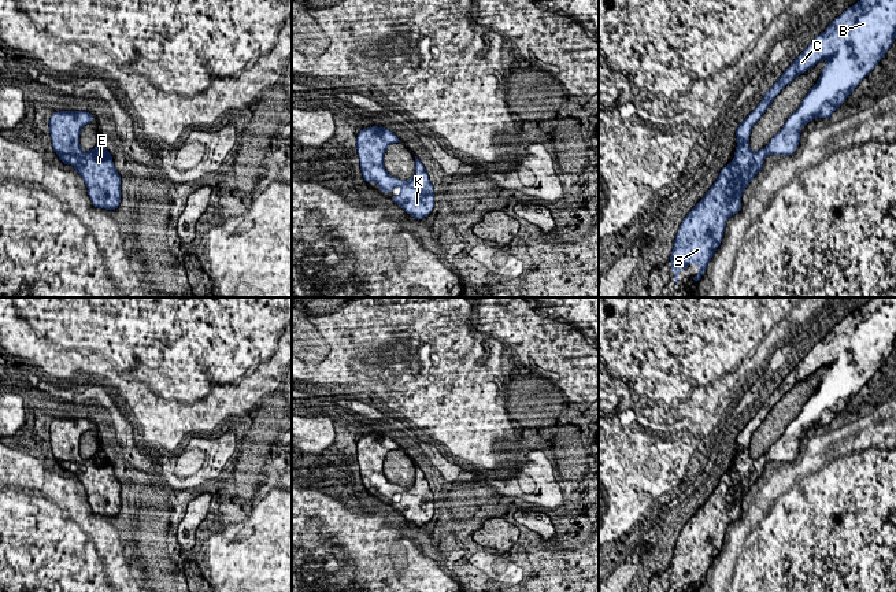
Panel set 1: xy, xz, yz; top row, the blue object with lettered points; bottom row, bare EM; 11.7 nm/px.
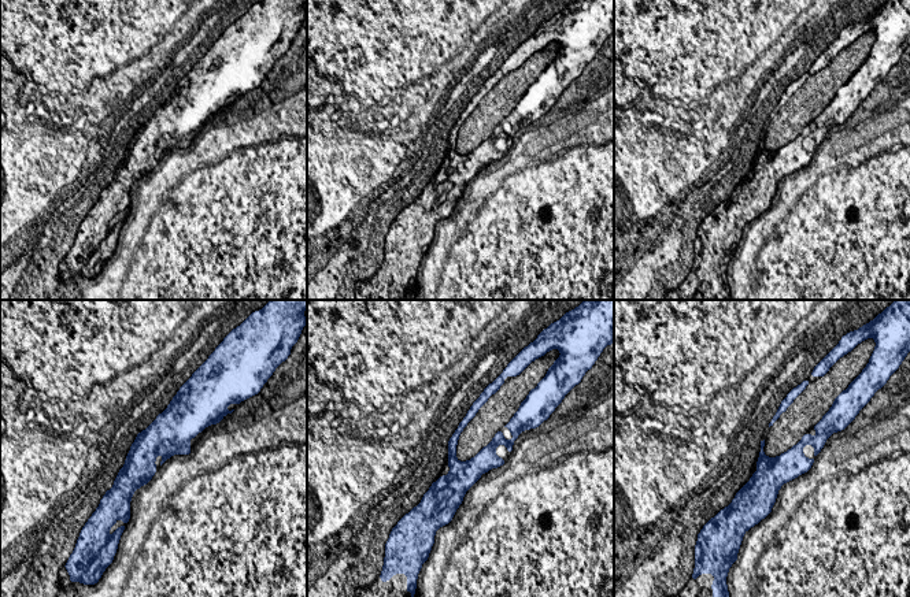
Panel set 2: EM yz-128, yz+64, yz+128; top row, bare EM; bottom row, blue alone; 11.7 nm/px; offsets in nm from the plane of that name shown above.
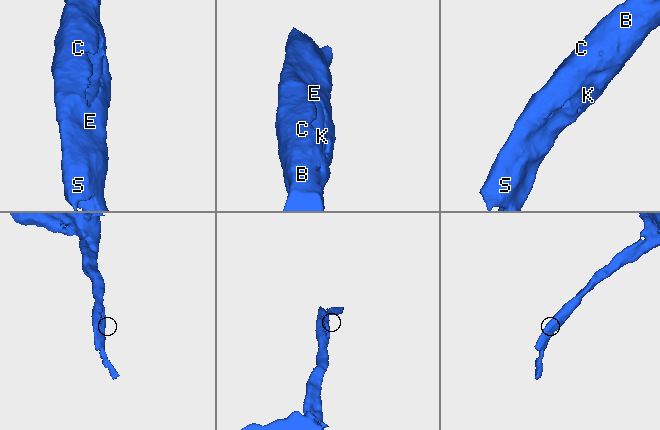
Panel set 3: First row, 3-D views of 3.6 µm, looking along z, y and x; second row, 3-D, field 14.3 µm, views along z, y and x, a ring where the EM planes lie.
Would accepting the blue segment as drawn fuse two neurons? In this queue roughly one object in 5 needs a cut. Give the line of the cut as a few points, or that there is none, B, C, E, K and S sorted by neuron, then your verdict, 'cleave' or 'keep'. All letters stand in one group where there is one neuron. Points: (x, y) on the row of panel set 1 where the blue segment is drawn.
cut none; groups B C E K S; keep

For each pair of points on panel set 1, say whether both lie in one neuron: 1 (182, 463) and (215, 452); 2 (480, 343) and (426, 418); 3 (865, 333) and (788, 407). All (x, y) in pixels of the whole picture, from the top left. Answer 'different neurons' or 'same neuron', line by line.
1: same neuron
2: same neuron
3: same neuron

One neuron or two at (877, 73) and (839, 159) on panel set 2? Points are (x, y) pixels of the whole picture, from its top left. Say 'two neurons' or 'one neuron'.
two neurons

